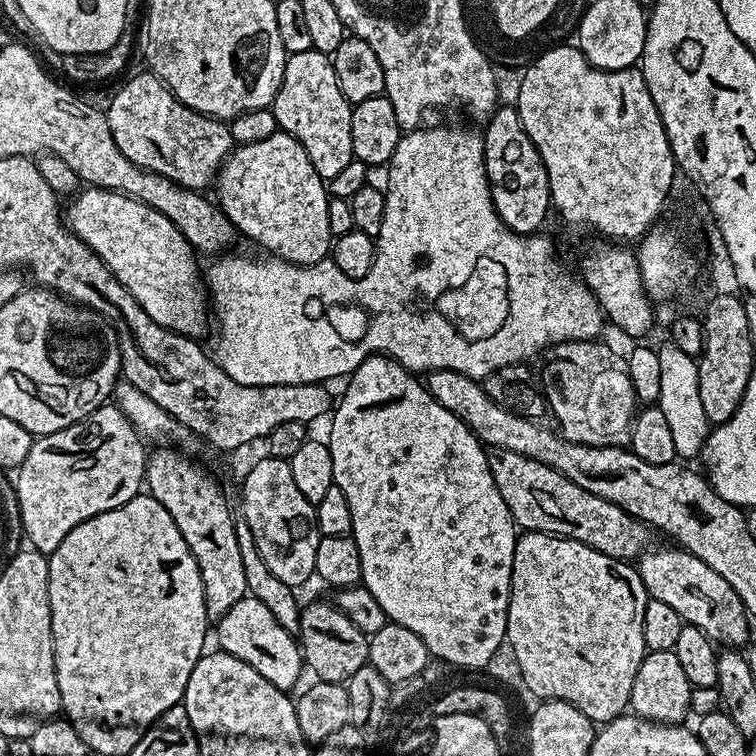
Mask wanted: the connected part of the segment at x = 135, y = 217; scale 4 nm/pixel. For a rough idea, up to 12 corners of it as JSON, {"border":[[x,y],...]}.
{"border":[[85,187],[66,223],[158,326],[200,338],[210,297],[174,222]]}

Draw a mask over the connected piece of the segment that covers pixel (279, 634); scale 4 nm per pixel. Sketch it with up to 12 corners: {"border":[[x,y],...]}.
{"border":[[244,596],[214,624],[219,651],[285,690],[301,649],[278,618]]}

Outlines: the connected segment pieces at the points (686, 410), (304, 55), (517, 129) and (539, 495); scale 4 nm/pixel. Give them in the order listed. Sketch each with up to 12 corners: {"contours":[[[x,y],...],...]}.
{"contours":[[[659,345],[658,406],[677,457],[699,457],[710,425],[697,357]],[[293,52],[271,102],[325,182],[354,158],[329,53]],[[516,107],[483,125],[490,198],[520,236],[552,208],[548,171]],[[488,448],[521,529],[625,562],[649,525],[526,454]]]}

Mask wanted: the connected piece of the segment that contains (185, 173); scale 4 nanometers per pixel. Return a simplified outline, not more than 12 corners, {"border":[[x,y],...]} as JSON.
{"border":[[151,71],[106,113],[134,166],[204,190],[234,148]]}

